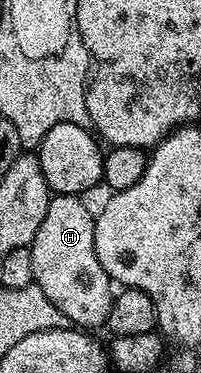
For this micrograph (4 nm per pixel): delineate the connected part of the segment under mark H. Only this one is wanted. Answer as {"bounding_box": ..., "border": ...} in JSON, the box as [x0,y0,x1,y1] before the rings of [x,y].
{"bounding_box":[30,195,115,329],"border":[[[54,195],[50,198],[44,221],[37,229],[36,237],[30,245],[34,283],[46,295],[53,310],[67,318],[69,324],[82,329],[95,329],[106,324],[108,313],[112,309],[115,292],[110,291],[111,272],[106,271],[95,253],[95,216],[93,210],[84,203],[81,196]]]}

